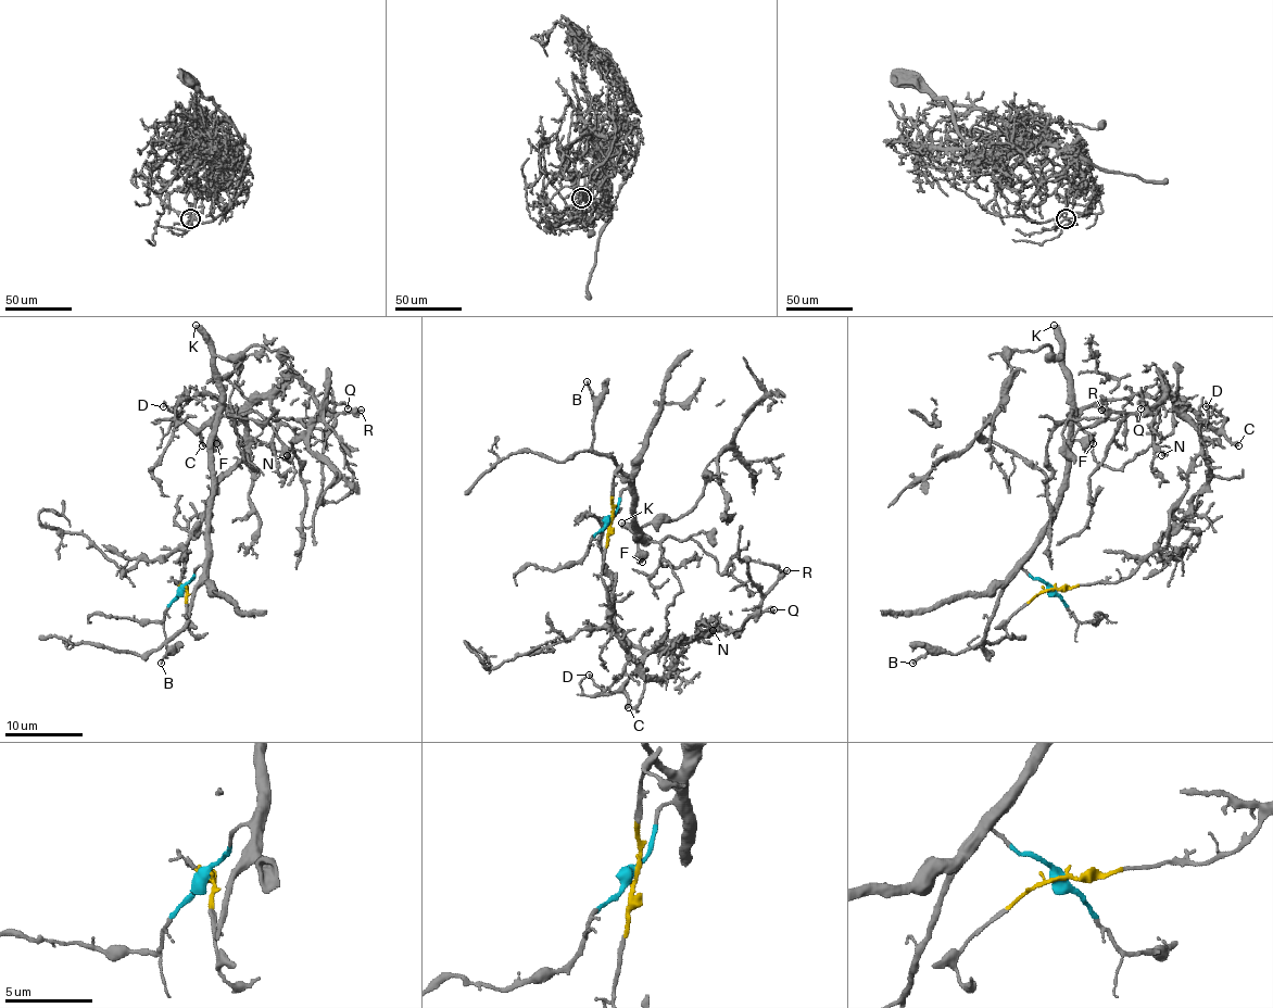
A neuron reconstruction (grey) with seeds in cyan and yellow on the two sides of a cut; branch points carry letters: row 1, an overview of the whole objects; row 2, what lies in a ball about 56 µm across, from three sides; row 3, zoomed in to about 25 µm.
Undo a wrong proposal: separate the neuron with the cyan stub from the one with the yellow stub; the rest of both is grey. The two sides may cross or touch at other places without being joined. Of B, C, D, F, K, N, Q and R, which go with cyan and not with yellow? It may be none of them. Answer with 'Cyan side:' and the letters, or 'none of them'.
Cyan side: B, F, K

